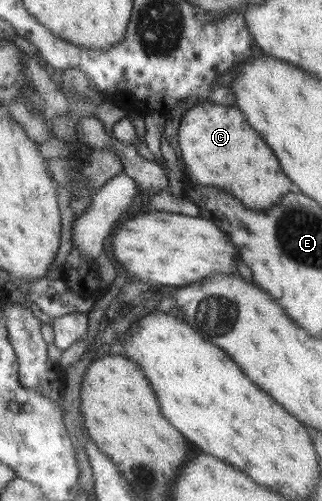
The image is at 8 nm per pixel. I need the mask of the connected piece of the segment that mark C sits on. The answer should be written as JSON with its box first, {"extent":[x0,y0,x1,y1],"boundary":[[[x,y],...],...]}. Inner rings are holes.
{"extent":[177,102,291,209],"boundary":[[[204,102],[183,113],[177,139],[185,171],[197,185],[217,187],[225,193],[231,189],[231,197],[235,197],[247,209],[271,207],[285,193],[289,193],[291,181],[283,175],[267,145],[233,107]]]}

